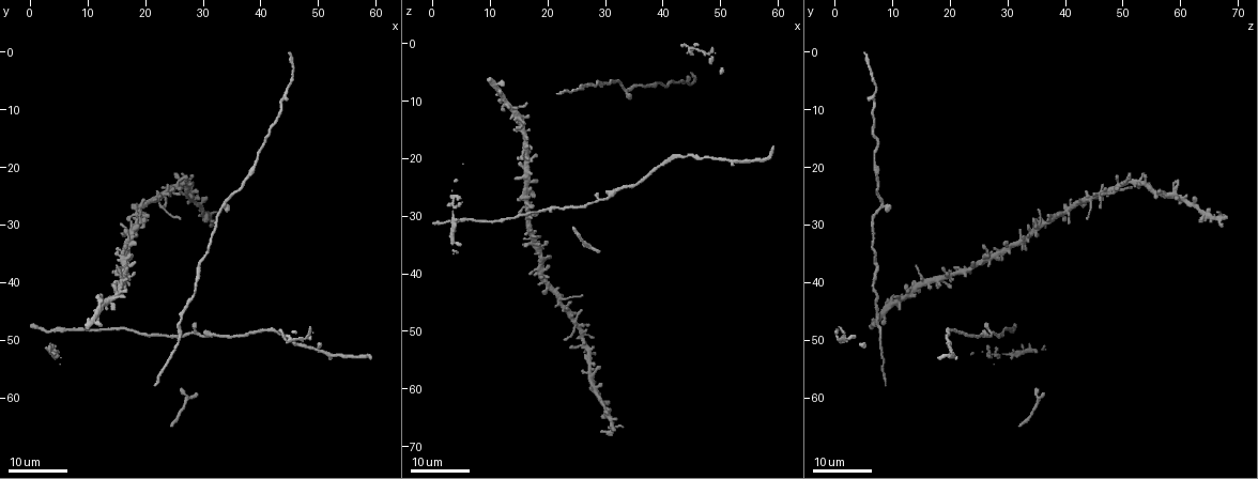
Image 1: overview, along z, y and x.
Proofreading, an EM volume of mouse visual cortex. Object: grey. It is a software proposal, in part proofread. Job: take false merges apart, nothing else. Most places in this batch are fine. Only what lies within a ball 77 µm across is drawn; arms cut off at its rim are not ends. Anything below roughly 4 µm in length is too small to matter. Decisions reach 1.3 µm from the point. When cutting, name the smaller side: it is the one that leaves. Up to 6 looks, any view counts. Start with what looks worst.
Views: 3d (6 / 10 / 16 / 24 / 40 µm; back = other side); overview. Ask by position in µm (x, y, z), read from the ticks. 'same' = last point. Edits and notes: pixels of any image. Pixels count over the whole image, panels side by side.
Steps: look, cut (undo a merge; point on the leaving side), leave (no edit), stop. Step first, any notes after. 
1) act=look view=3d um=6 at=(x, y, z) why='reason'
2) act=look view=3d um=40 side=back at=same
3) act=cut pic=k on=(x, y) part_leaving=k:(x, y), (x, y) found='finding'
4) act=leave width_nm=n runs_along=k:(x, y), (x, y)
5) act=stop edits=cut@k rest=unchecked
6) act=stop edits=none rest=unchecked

act=look view=3d um=24 at=(14.5, 42.5, 11.5) why='arms part here'

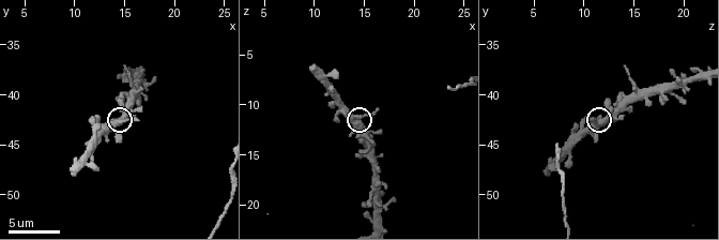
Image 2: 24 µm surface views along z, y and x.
act=look view=3d um=10 at=(14.4, 42.8, 11.2)

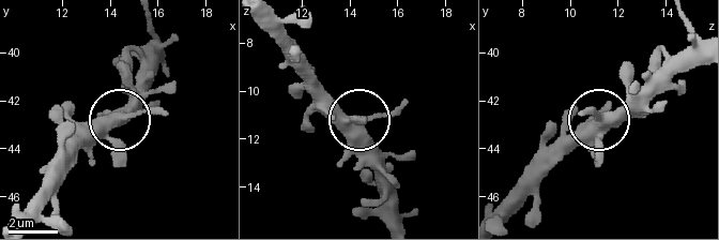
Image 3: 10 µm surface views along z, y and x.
act=look view=3d um=10 side=back at=(14.5, 42.7, 11.3)

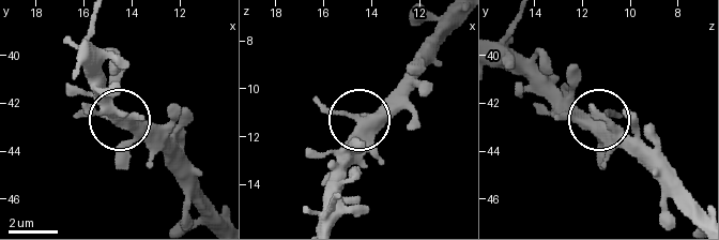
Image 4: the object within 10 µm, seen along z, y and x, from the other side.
act=leave found='all the same cell'

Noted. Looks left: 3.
act=look view=3d um=16 at=(30.5, 49.0, 27.0) why='thick turns thin'

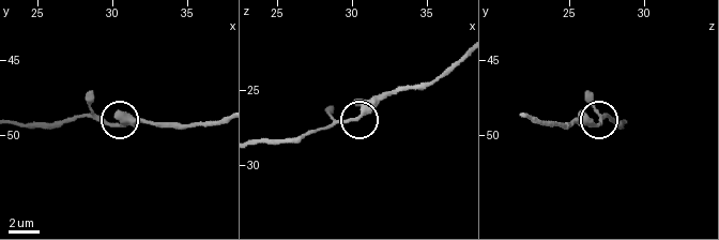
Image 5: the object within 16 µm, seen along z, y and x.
act=look view=3d um=10 at=(30.6, 49.4, 27.0)

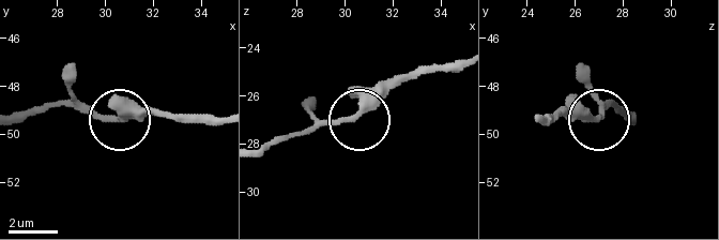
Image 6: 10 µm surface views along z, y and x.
act=leave width_nm=310 found='continuous, no second cell'

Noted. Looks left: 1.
act=stop edits=none rest=unchecked

